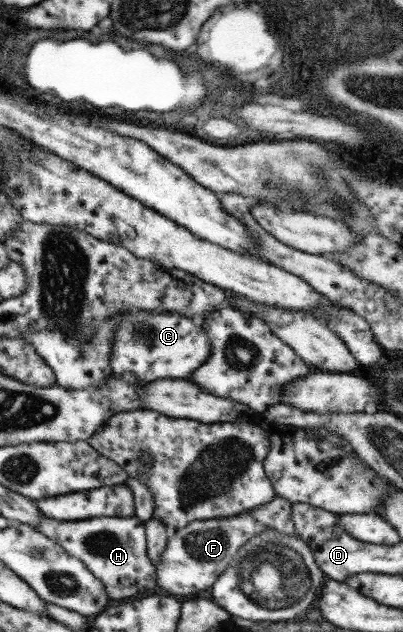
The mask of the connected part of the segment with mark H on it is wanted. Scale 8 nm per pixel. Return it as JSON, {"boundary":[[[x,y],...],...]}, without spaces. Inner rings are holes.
{"boundary":[[[42,517],[36,529],[56,541],[67,555],[79,559],[102,583],[108,599],[152,595],[152,589],[156,587],[155,567],[145,549],[143,522],[136,517],[94,517],[79,521],[56,521]]]}

